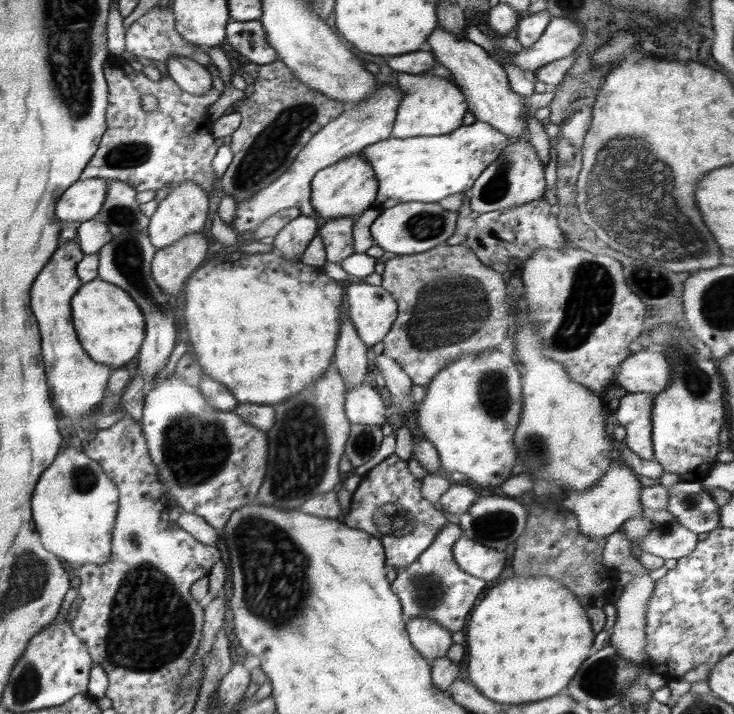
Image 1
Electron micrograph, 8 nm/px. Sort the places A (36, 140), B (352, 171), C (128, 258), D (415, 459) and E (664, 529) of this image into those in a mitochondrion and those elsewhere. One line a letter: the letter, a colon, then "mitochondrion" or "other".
A: other
B: other
C: mitochondrion
D: other
E: mitochondrion

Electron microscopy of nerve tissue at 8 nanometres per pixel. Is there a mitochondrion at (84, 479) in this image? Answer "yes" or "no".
yes

